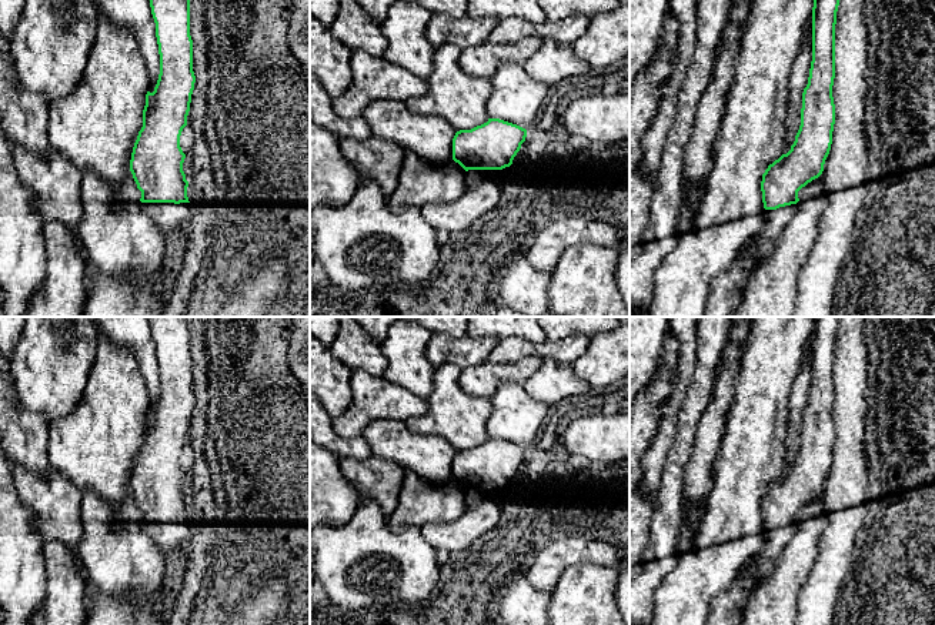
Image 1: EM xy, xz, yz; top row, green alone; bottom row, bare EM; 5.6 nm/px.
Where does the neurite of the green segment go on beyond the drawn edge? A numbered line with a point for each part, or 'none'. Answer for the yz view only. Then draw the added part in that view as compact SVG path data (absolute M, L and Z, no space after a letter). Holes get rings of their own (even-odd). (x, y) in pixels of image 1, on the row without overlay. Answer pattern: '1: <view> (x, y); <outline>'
1: yz (768, 557); M797 524L779 527L777 529L765 529L765 542L757 552L757 581L751 588L751 595L772 575L785 547L795 534Z

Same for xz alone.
1: xz (474, 497); M468 489L467 491L467 507L475 507L484 501L495 499L507 491L502 489Z

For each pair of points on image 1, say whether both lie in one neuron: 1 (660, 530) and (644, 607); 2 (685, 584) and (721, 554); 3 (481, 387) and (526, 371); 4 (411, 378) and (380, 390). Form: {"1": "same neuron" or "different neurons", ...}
{"1": "same neuron", "2": "same neuron", "3": "same neuron", "4": "different neurons"}

